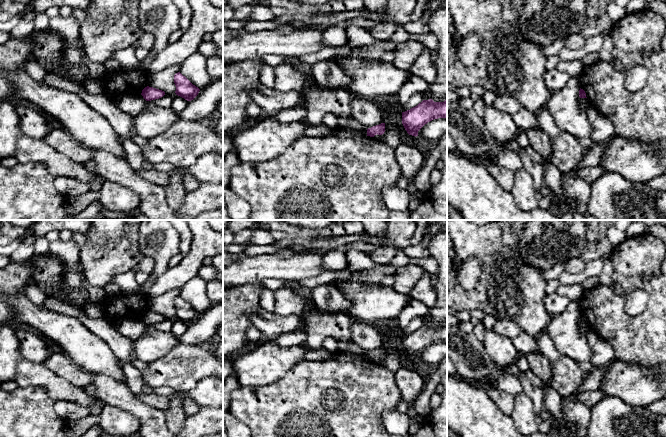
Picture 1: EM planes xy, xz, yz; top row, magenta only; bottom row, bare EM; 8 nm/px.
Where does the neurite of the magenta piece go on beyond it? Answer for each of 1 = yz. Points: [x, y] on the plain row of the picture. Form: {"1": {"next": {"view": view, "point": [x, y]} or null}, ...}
{"1": {"next": null}}

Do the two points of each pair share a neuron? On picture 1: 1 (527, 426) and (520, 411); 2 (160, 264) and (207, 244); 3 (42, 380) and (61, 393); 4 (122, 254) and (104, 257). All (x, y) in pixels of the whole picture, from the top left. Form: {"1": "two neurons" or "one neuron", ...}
{"1": "one neuron", "2": "two neurons", "3": "one neuron", "4": "one neuron"}

